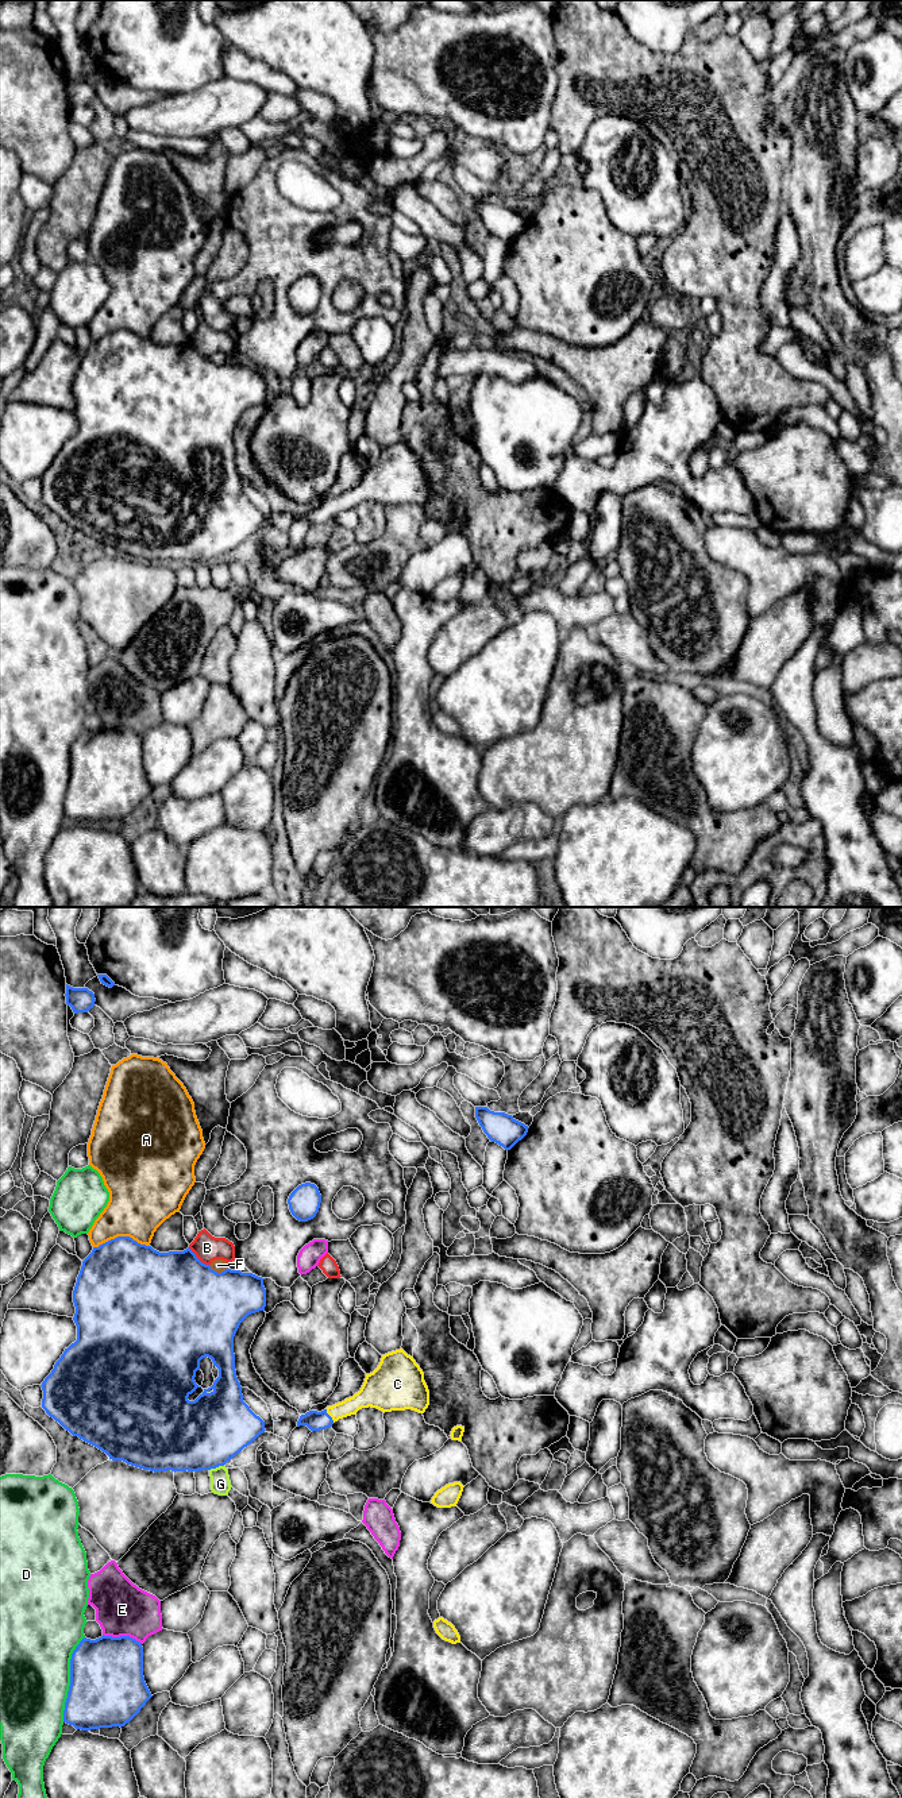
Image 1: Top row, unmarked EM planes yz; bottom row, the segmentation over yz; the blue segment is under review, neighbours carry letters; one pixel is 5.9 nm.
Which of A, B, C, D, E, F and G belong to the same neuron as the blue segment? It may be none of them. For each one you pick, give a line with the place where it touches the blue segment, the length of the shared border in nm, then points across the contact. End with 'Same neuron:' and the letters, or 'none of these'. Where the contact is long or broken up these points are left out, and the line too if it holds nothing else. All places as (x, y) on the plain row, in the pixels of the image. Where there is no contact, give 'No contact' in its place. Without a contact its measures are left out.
C: Touches blue at yz (330, 509). Shared border 90 nm. Path across: yz (315, 513), (323, 513), (330, 509), (366, 490)
Same neuron: C

